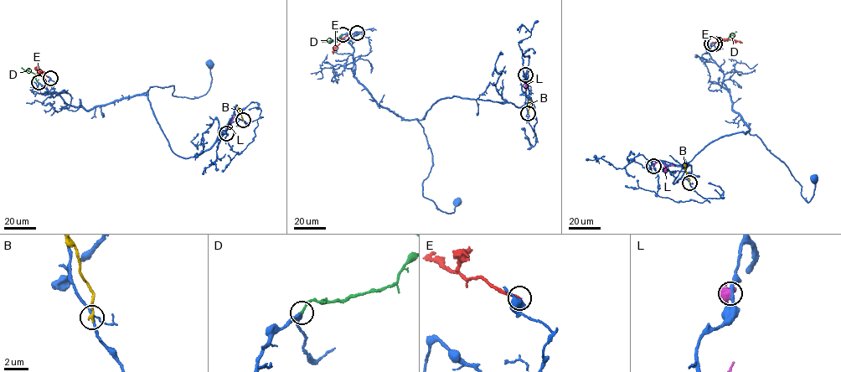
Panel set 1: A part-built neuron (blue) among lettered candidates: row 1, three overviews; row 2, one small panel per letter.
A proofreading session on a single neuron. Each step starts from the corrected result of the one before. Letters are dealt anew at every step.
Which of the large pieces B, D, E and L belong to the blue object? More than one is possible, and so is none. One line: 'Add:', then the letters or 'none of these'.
Add: D

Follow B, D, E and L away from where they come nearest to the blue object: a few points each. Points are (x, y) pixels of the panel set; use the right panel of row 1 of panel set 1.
B: (689, 183), (685, 164)
D: (714, 43), (724, 41), (736, 32)
E: (712, 43), (731, 39), (742, 43)
L: (653, 166), (657, 162), (674, 165)

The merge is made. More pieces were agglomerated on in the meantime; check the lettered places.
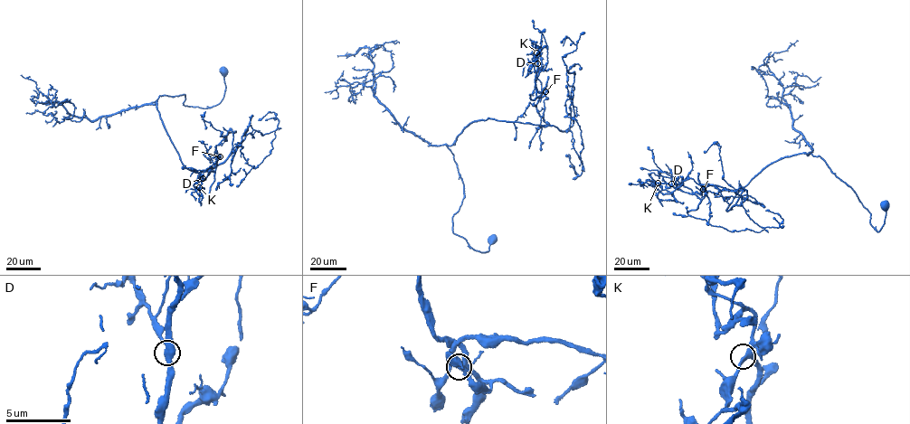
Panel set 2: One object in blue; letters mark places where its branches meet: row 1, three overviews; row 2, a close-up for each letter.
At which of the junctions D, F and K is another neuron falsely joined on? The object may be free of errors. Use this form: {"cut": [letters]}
{"cut": ["F"]}

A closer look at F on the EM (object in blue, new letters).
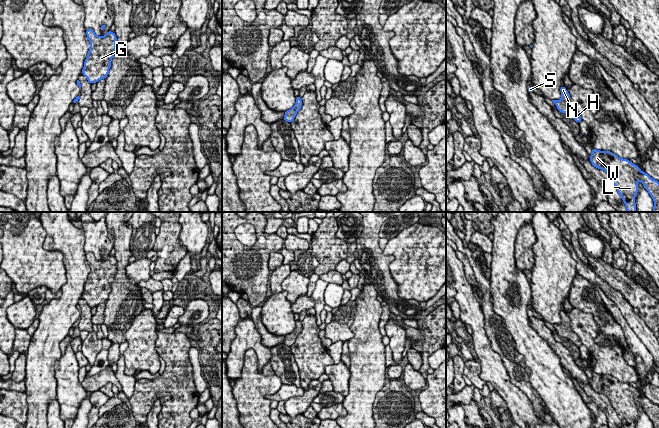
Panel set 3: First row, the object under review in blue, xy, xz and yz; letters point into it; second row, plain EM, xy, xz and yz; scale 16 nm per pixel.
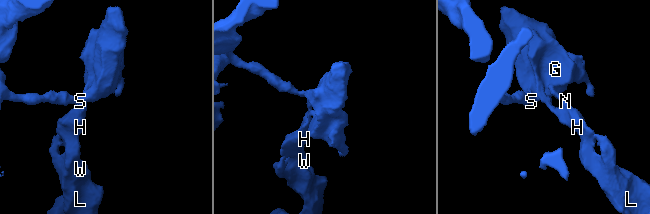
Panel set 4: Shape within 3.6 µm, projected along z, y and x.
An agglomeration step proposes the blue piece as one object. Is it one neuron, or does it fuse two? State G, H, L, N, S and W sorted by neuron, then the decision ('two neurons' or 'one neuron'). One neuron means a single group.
G S / H L N W | two neurons

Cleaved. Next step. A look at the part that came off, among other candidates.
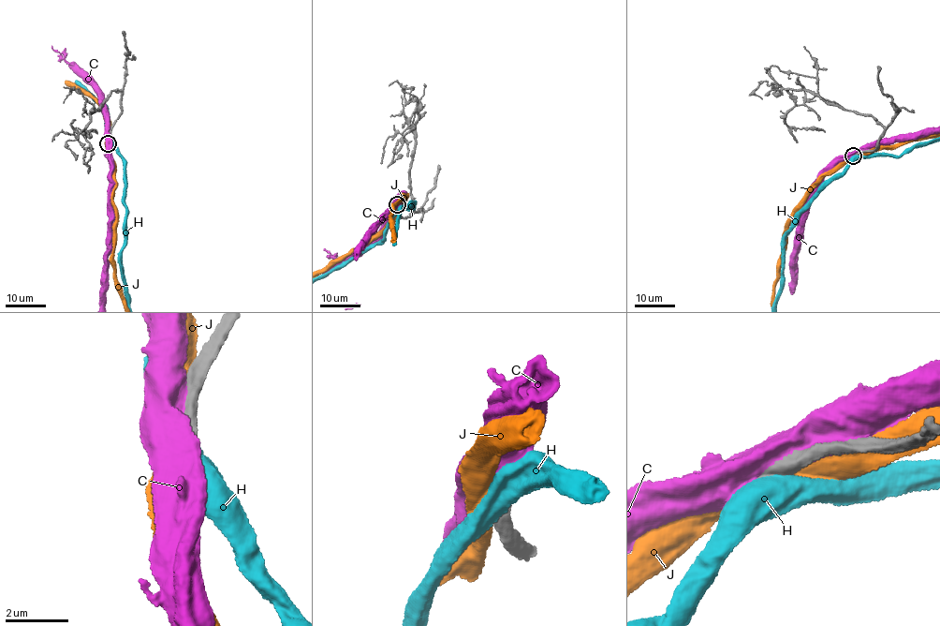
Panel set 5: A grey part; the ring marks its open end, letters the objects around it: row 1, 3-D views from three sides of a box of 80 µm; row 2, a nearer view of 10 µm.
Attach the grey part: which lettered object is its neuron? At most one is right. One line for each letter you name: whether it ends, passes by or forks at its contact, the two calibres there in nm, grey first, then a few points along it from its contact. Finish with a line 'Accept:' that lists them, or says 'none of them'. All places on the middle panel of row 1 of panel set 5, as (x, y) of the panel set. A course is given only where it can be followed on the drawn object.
Accept: none of them

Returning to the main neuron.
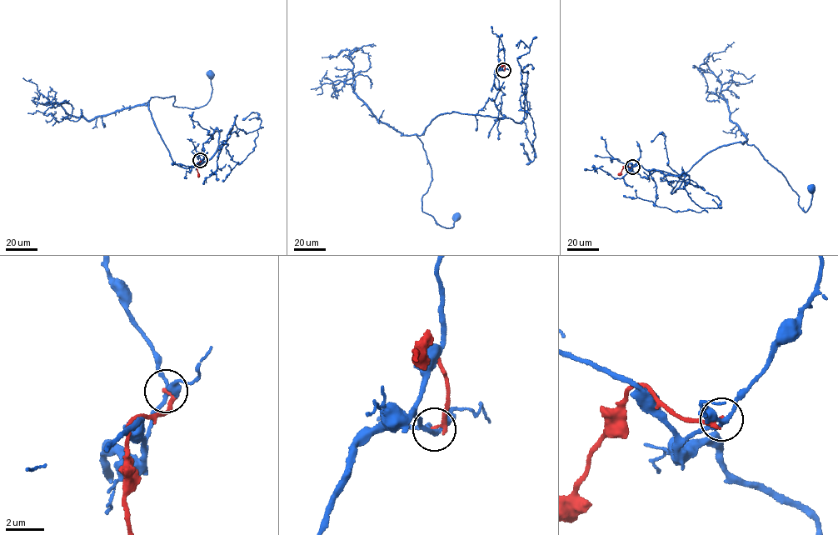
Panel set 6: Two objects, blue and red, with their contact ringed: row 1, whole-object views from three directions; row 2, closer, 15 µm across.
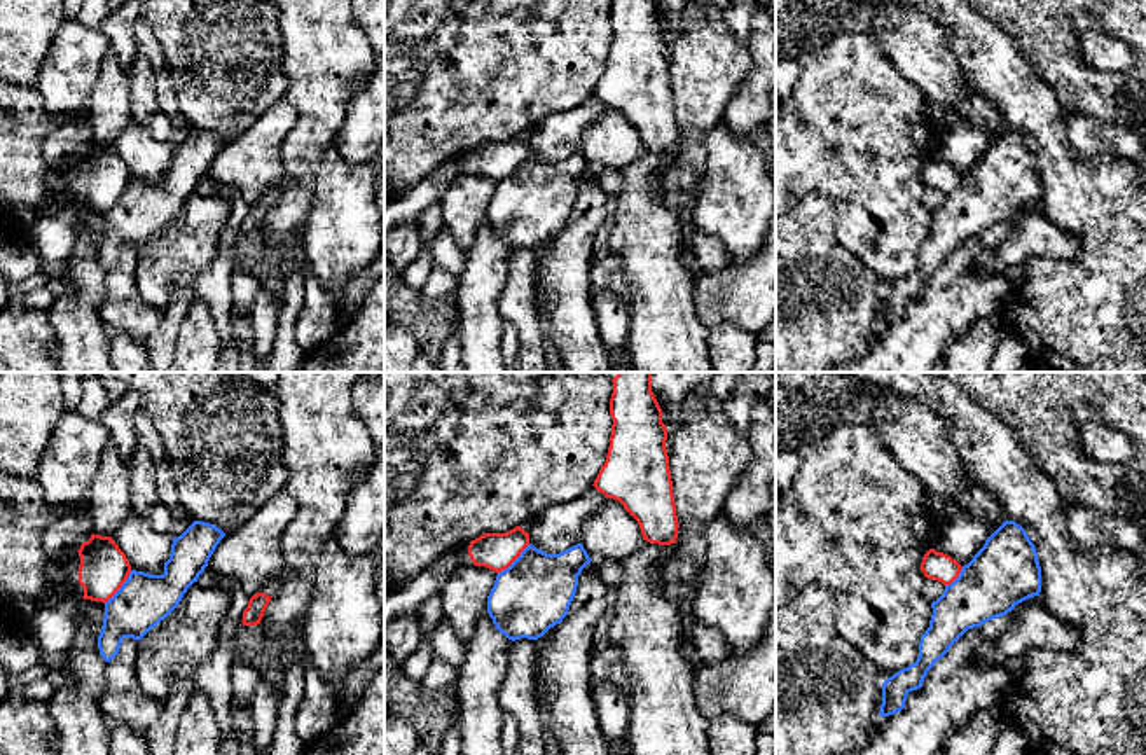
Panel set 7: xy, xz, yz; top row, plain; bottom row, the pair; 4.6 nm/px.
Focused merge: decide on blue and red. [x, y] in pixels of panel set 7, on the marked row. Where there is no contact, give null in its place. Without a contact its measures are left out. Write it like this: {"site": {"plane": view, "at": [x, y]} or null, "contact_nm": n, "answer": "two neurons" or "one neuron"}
{"site": {"plane": "xy", "at": [121, 588]}, "contact_nm": 200, "answer": "two neurons"}

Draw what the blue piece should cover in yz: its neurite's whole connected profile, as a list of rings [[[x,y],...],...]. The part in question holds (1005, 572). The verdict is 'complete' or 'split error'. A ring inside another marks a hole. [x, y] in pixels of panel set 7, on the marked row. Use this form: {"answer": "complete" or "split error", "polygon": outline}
{"answer": "complete", "polygon": [[[1004,521],[931,603],[933,615],[921,636],[919,657],[882,683],[879,715],[901,711],[907,696],[922,687],[928,671],[968,629],[1006,615],[1039,592],[1041,566],[1036,547],[1020,524]]]}

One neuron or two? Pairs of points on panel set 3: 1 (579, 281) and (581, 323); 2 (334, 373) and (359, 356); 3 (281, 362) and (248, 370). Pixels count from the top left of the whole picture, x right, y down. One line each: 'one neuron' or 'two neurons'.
1: two neurons
2: two neurons
3: two neurons

